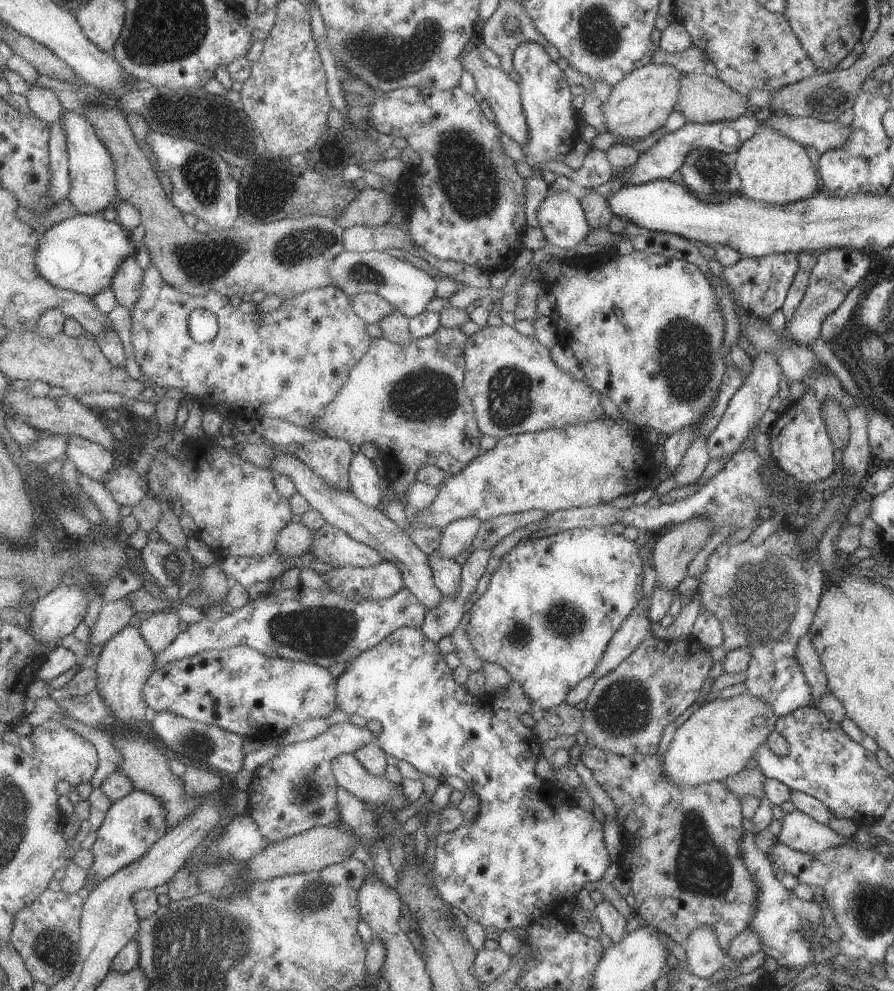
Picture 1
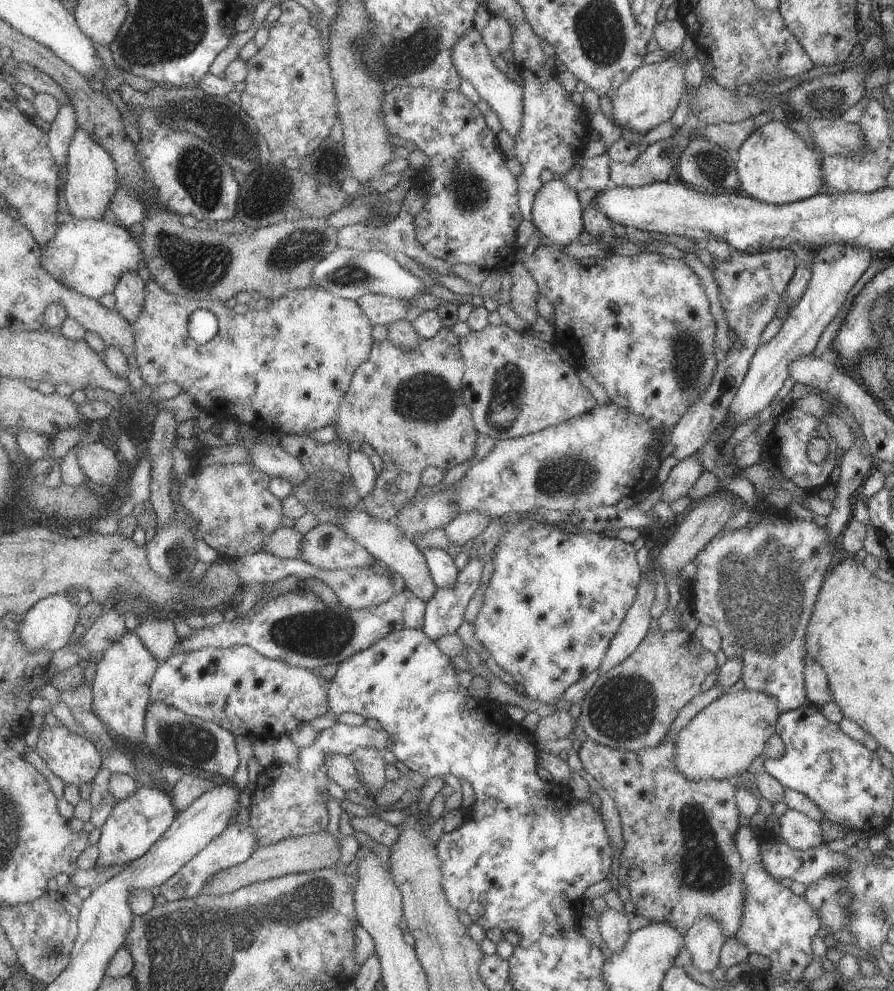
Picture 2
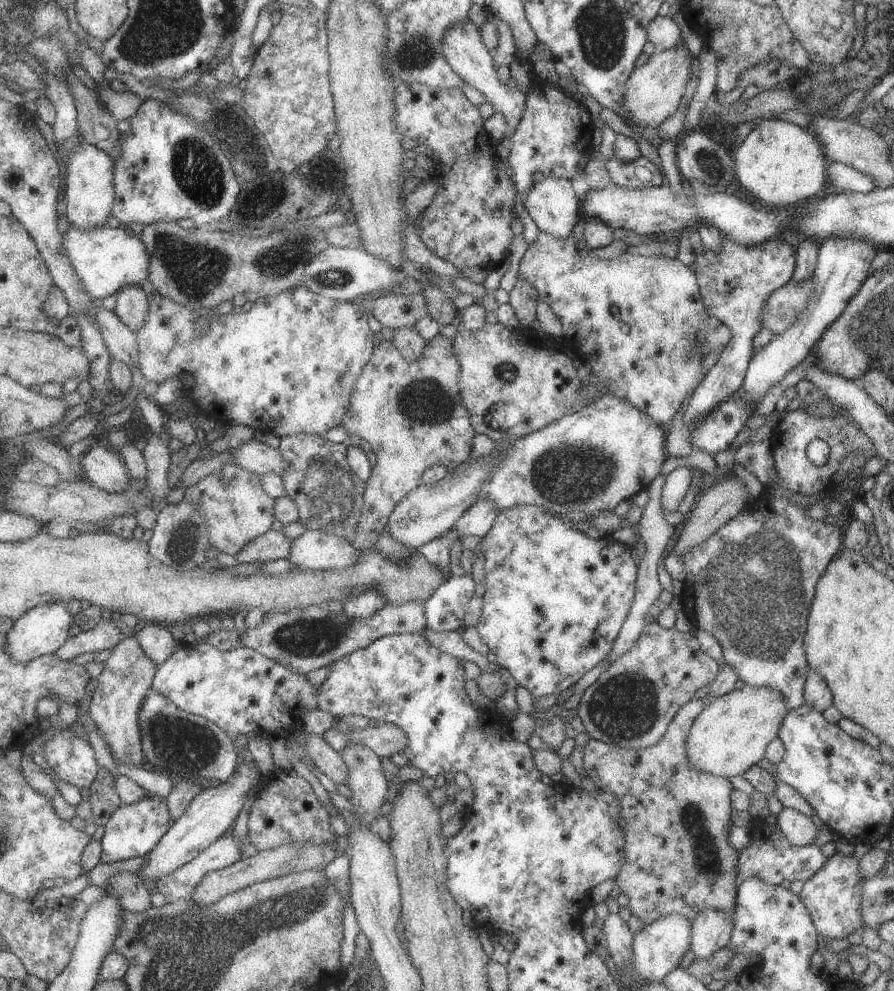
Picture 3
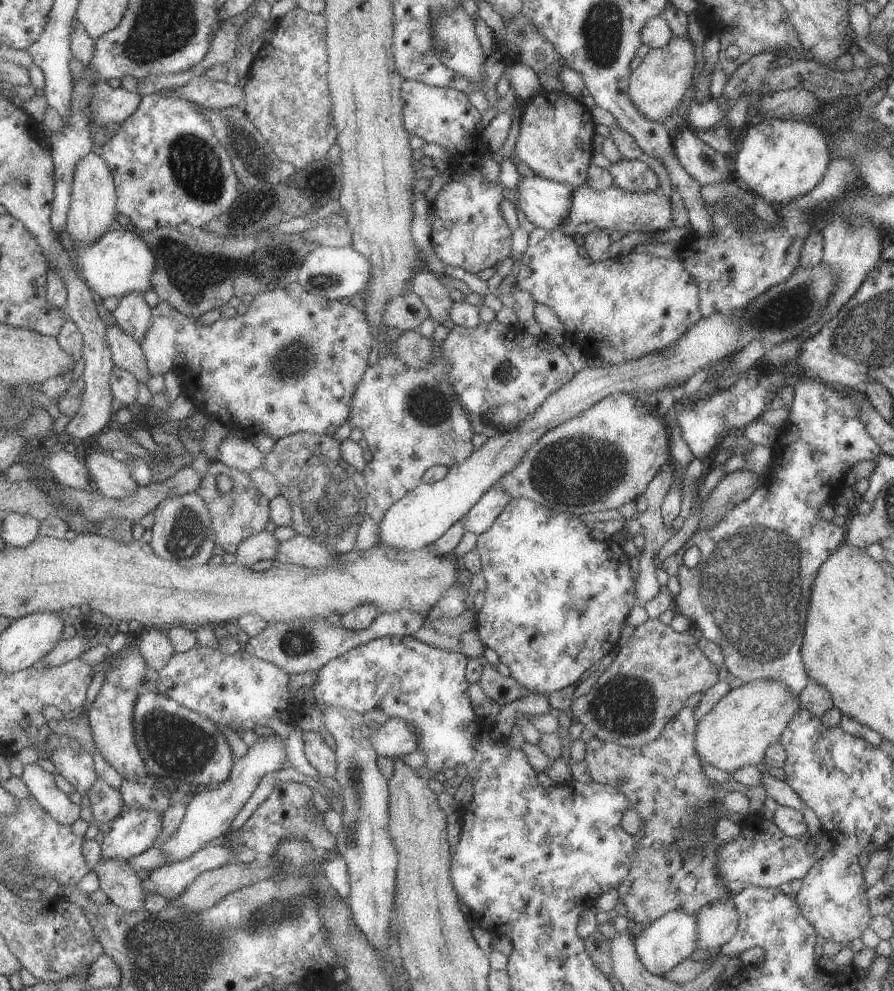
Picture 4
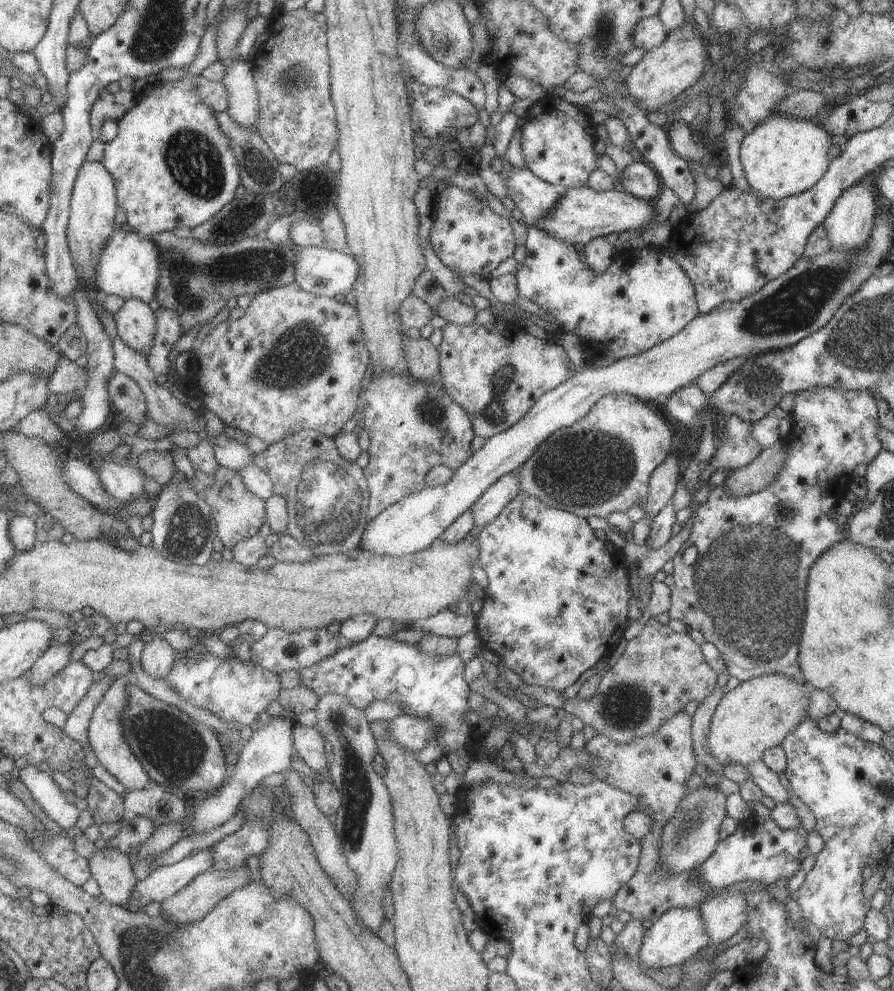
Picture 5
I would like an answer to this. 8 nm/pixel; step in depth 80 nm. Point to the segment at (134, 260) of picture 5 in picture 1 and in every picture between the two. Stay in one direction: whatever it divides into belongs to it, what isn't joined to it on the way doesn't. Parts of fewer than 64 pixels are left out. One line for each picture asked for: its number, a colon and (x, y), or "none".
1: (82, 254)
2: (89, 256)
3: (107, 259)
4: (121, 262)

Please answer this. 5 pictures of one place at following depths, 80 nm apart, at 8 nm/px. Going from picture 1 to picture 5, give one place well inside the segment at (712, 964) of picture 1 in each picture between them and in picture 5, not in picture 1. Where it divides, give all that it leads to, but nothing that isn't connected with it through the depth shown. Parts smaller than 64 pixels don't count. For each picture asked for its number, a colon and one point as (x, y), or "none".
2: (703, 941)
3: (710, 929)
4: (716, 923)
5: (723, 913)

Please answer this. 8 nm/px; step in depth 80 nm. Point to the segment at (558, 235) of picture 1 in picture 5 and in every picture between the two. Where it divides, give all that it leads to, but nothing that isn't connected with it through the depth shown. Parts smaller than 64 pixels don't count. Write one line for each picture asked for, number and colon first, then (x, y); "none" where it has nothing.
2: (557, 215)
3: (551, 204)
4: (545, 203)
5: (533, 198)

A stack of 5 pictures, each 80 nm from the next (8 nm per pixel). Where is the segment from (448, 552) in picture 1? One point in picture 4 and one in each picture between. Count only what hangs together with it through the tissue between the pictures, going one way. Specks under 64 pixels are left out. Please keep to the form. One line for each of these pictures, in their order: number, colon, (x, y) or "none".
2: (465, 526)
3: (477, 519)
4: (479, 517)

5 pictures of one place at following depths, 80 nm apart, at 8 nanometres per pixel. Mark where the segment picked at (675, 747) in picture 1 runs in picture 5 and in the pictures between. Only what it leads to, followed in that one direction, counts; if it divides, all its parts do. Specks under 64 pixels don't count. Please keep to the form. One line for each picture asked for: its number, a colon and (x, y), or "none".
2: (719, 742)
3: (731, 733)
4: (741, 726)
5: (756, 715)

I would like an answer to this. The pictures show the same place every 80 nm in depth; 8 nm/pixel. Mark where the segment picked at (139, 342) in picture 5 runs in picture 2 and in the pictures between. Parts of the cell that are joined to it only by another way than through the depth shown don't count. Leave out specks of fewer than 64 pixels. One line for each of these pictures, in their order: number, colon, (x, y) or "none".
2: (131, 292)
3: (133, 306)
4: (134, 314)

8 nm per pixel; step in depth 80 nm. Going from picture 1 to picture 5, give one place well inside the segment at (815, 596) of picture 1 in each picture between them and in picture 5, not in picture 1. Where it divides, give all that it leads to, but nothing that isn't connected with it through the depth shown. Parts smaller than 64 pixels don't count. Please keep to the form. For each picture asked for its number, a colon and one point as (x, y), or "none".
2: (757, 585)
3: (750, 584)
4: (745, 585)
5: (740, 581)

